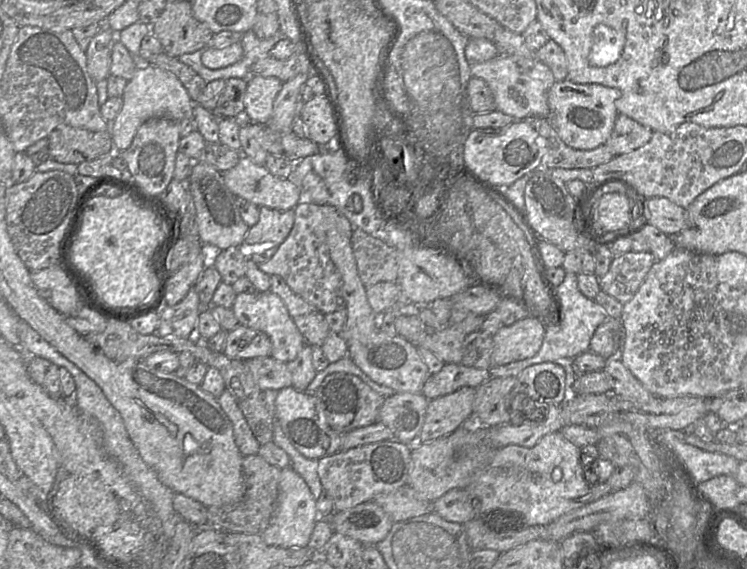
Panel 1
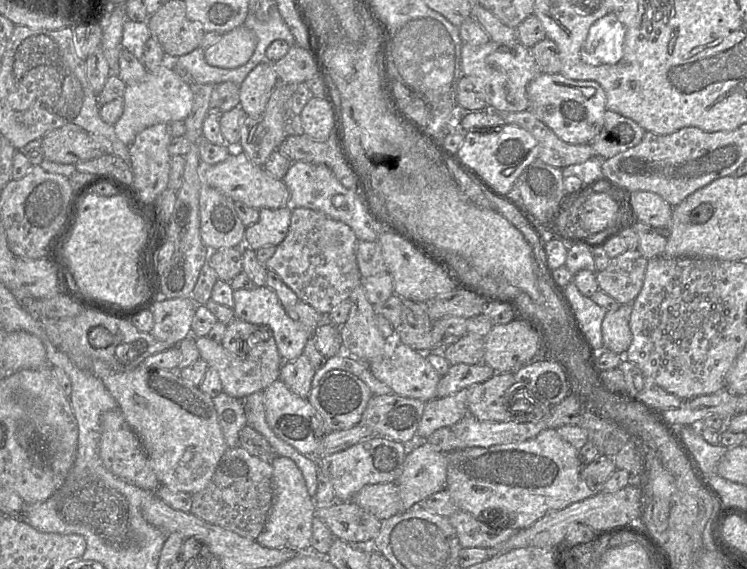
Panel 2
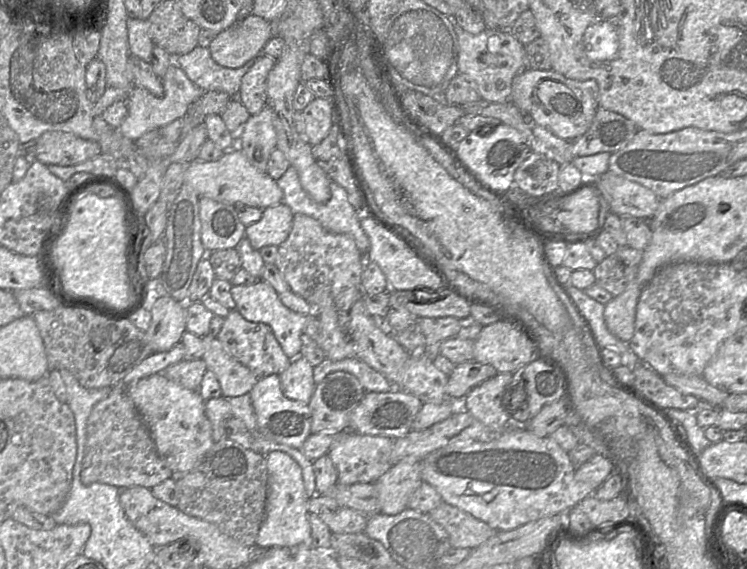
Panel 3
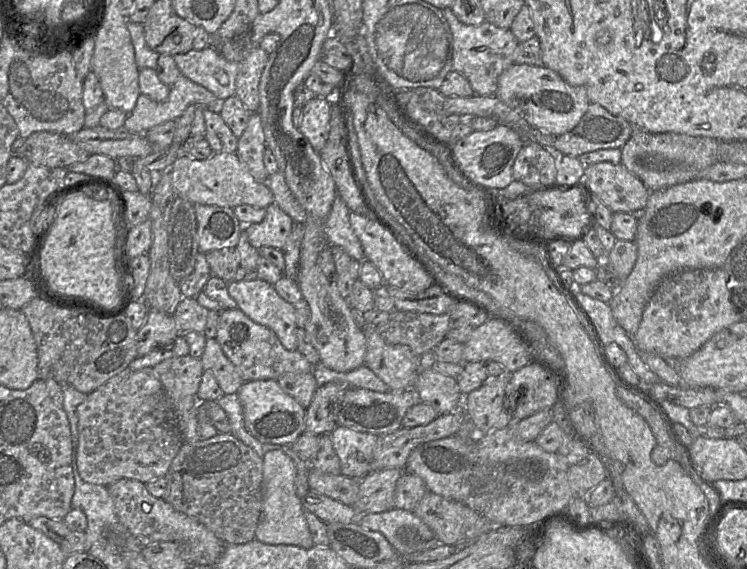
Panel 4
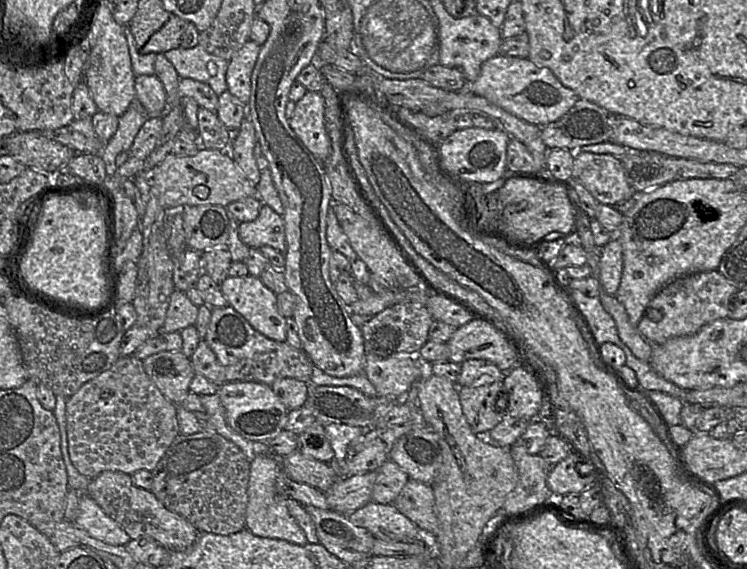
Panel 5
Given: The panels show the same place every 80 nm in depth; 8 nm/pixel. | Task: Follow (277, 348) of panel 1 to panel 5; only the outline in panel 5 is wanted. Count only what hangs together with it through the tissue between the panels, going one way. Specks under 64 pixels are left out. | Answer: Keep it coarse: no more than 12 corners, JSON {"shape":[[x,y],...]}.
{"shape":[[228,276],[221,290],[256,331],[286,341],[277,294],[260,277]]}

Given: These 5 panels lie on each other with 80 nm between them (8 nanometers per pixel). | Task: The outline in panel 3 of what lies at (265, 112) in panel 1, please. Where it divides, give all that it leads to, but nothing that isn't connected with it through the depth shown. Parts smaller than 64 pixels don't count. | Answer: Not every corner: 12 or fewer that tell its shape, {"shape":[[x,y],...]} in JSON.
{"shape":[[260,54],[242,77],[237,98],[250,115],[266,105],[275,61]]}

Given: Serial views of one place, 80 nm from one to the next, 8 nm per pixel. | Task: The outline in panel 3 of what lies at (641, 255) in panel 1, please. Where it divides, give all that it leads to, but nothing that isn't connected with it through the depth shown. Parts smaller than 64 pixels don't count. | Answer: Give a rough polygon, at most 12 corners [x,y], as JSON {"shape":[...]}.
{"shape":[[615,254],[593,270],[595,283],[613,296],[623,293],[638,266]]}

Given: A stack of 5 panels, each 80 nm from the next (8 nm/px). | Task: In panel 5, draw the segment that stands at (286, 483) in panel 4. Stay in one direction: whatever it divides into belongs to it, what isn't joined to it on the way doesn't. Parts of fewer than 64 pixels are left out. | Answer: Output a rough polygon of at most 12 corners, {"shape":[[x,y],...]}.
{"shape":[[251,461],[246,529],[304,546],[306,535],[277,490],[280,463]]}

